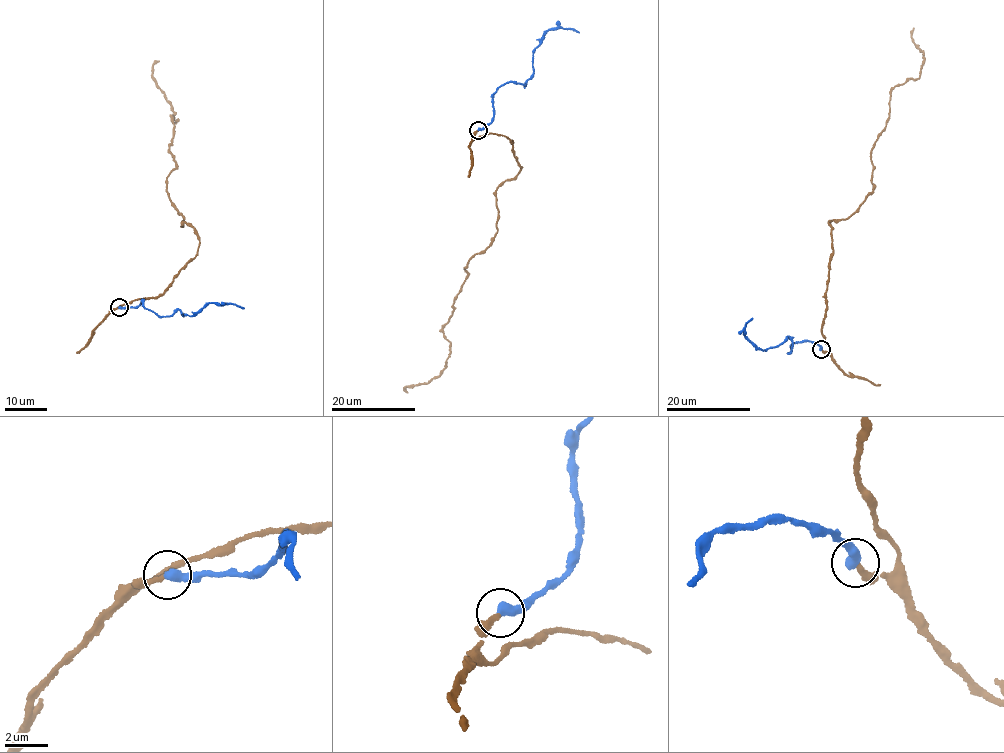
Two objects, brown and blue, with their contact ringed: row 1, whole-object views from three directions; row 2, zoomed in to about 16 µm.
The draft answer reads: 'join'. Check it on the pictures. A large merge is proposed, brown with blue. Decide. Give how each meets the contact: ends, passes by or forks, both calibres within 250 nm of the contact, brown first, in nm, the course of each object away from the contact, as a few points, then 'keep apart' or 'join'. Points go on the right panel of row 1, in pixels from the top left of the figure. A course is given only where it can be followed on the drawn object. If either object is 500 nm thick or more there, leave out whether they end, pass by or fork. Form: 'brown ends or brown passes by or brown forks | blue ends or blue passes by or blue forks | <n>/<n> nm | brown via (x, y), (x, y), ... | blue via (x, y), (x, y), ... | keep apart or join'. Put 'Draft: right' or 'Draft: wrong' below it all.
brown ends | blue ends | 240/480 nm | brown via (821, 349), (828, 222), (871, 192), (890, 90), (919, 77), (914, 28) | blue via (821, 349), (802, 340), (788, 353), (793, 348), (788, 337), (764, 350), (755, 347), (745, 336), (752, 317) | join
Draft: right

